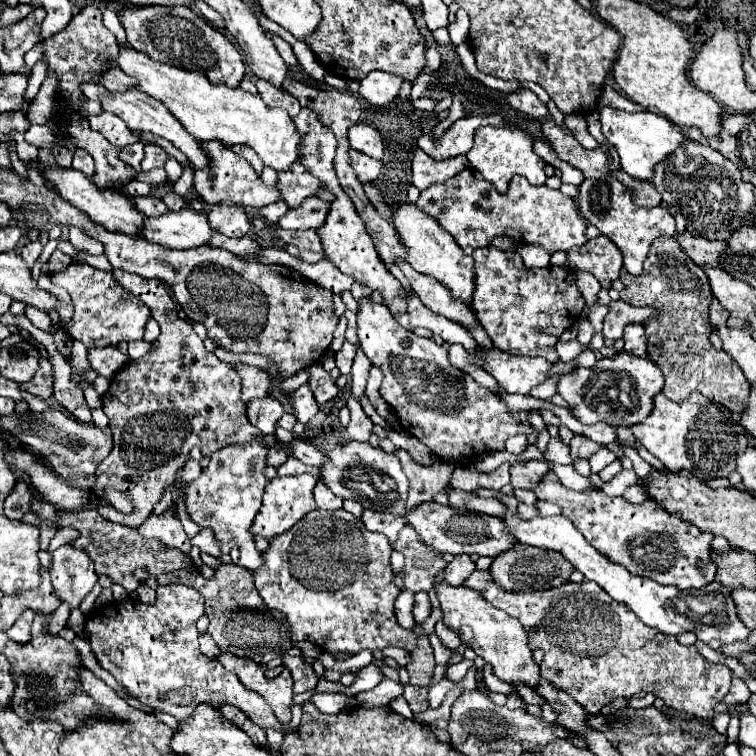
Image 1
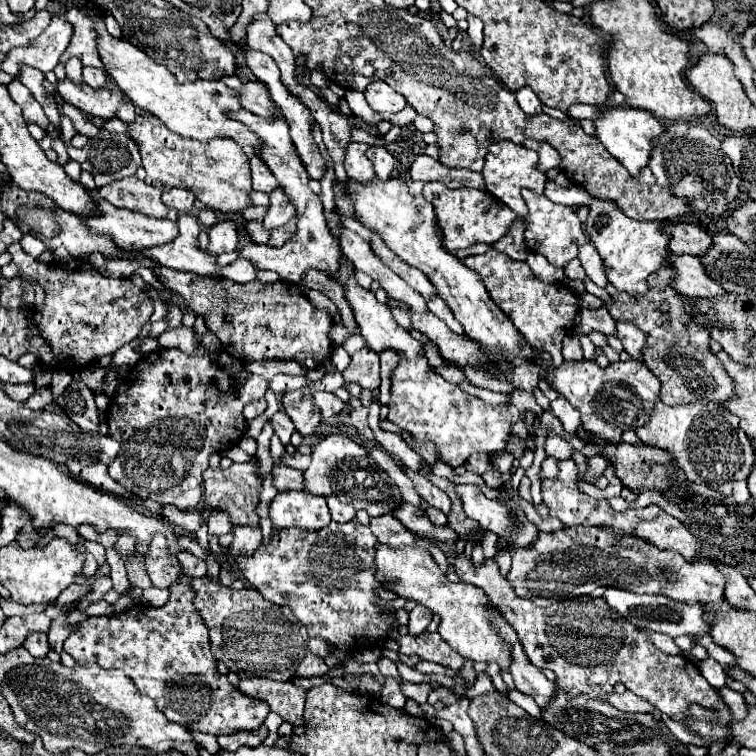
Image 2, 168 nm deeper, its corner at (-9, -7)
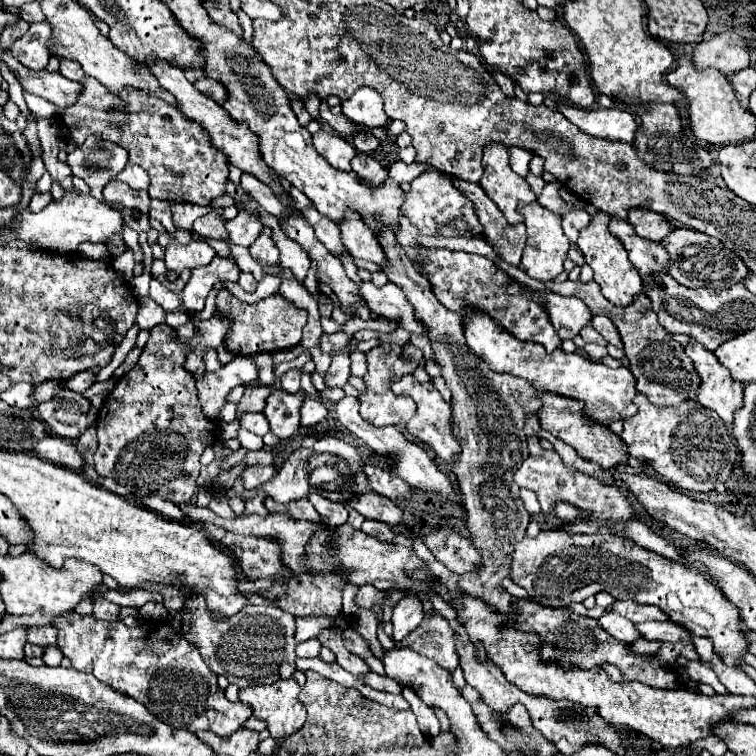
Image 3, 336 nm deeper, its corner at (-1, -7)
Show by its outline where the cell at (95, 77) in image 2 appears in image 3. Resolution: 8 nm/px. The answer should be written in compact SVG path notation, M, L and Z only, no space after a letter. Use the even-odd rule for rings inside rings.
M61 59L61 67L59 67L59 73L61 73L61 75L65 75L67 79L71 79L71 81L81 81L81 79L85 77L85 73L83 73L81 65L73 63L71 59Z

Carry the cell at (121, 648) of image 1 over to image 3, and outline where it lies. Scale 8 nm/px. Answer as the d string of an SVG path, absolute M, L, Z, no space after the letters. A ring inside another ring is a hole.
M71 613L53 621L57 627L57 647L73 667L93 673L101 683L143 703L151 715L177 729L211 731L215 735L231 735L243 727L253 715L251 707L237 701L231 703L217 687L217 675L203 663L197 649L183 633L171 631L167 621L143 621L127 627L123 621L97 621L93 615L81 617Z

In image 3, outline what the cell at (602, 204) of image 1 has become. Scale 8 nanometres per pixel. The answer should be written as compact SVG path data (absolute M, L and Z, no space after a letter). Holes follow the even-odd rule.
M597 213L589 227L585 227L581 233L579 233L579 239L577 239L577 247L579 251L583 253L585 257L585 263L593 269L593 279L599 283L601 287L601 293L607 301L611 301L613 305L621 305L621 307L627 307L633 303L635 295L639 295L643 291L643 281L639 277L639 271L633 267L633 263L627 259L627 251L625 247L621 247L619 239L615 239L609 229L609 217L603 215L603 213Z

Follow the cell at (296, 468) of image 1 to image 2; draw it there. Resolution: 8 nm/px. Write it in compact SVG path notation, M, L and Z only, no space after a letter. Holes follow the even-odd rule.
M277 465L273 469L273 483L279 491L303 489L303 473L293 467L287 467L287 465Z

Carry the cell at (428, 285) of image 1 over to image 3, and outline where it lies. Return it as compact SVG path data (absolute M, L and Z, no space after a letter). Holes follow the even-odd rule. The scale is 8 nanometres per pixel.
M349 211L349 215L345 215L345 219L339 223L339 229L341 229L341 243L345 245L351 257L367 259L373 263L385 261L383 249L377 243L375 233L361 219L361 215L357 215L357 211Z

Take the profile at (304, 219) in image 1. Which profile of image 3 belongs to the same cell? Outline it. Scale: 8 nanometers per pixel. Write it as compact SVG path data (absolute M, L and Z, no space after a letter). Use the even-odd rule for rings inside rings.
M265 229L261 233L261 237L257 237L253 241L249 251L251 251L251 257L257 259L261 265L275 265L279 261L279 251L277 251L269 231L265 231Z

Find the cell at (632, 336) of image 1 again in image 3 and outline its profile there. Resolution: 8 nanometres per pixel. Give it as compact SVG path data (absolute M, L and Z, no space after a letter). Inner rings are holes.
M593 315L593 329L597 331L597 333L601 333L605 339L607 339L607 343L611 343L611 345L615 345L615 347L623 347L623 343L621 343L621 337L619 337L619 333L615 331L617 327L611 323L611 319L609 317L605 317L605 315Z

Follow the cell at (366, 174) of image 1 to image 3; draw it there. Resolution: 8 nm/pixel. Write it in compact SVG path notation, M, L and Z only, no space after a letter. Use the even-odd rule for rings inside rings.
M319 131L313 135L313 145L335 169L351 171L351 159L357 155L355 147L341 135L331 131Z

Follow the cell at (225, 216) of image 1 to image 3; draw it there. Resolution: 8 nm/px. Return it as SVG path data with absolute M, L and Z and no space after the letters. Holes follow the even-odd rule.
M171 239L165 247L165 265L169 271L175 271L177 275L181 275L183 269L209 265L213 257L215 249L207 241L191 241L187 245L181 245L175 239Z

